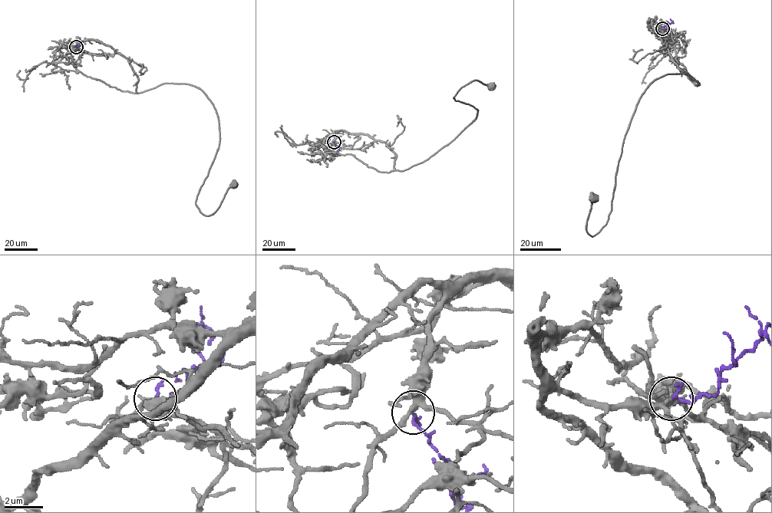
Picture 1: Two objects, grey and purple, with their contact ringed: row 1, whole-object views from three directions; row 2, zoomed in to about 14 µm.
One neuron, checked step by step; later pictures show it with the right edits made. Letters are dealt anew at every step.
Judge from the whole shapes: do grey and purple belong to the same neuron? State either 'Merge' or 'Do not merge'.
Merge

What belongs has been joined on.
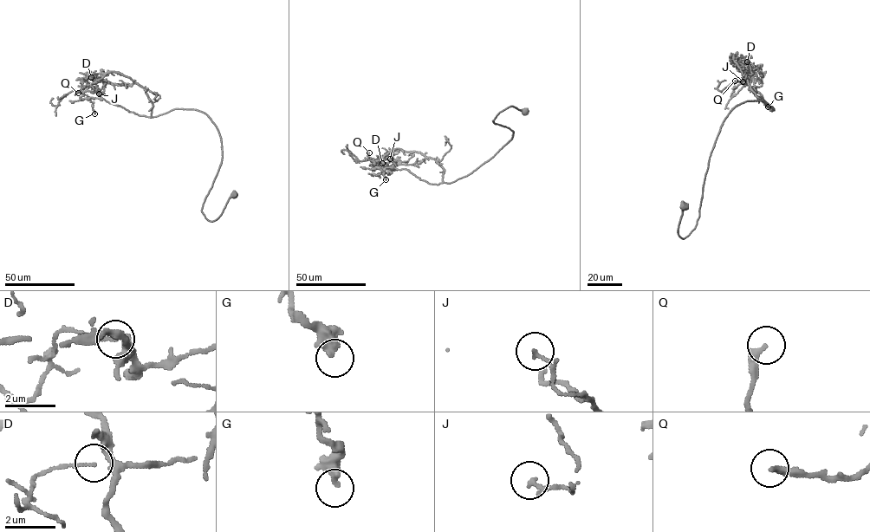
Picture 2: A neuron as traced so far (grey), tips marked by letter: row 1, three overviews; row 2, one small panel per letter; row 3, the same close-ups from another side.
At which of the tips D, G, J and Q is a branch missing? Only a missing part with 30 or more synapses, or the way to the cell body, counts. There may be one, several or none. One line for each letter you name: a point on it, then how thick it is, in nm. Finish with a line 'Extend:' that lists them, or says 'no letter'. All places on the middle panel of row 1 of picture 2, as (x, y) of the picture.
Extend: no letter

